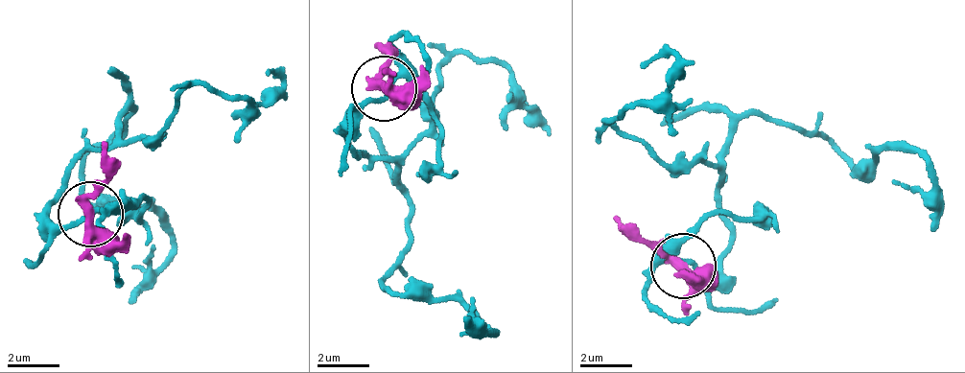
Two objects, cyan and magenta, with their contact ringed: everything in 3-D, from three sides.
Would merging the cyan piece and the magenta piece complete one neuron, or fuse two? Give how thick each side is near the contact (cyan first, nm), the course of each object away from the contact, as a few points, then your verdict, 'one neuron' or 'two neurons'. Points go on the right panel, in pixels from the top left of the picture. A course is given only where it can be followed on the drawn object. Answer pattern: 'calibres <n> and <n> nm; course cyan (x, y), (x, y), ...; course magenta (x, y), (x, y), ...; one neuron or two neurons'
calibres 170 and 320 nm; course cyan (686, 262), (706, 281), (732, 230), (745, 117), (931, 180), (891, 177); course magenta (685, 265), (614, 218); two neurons

